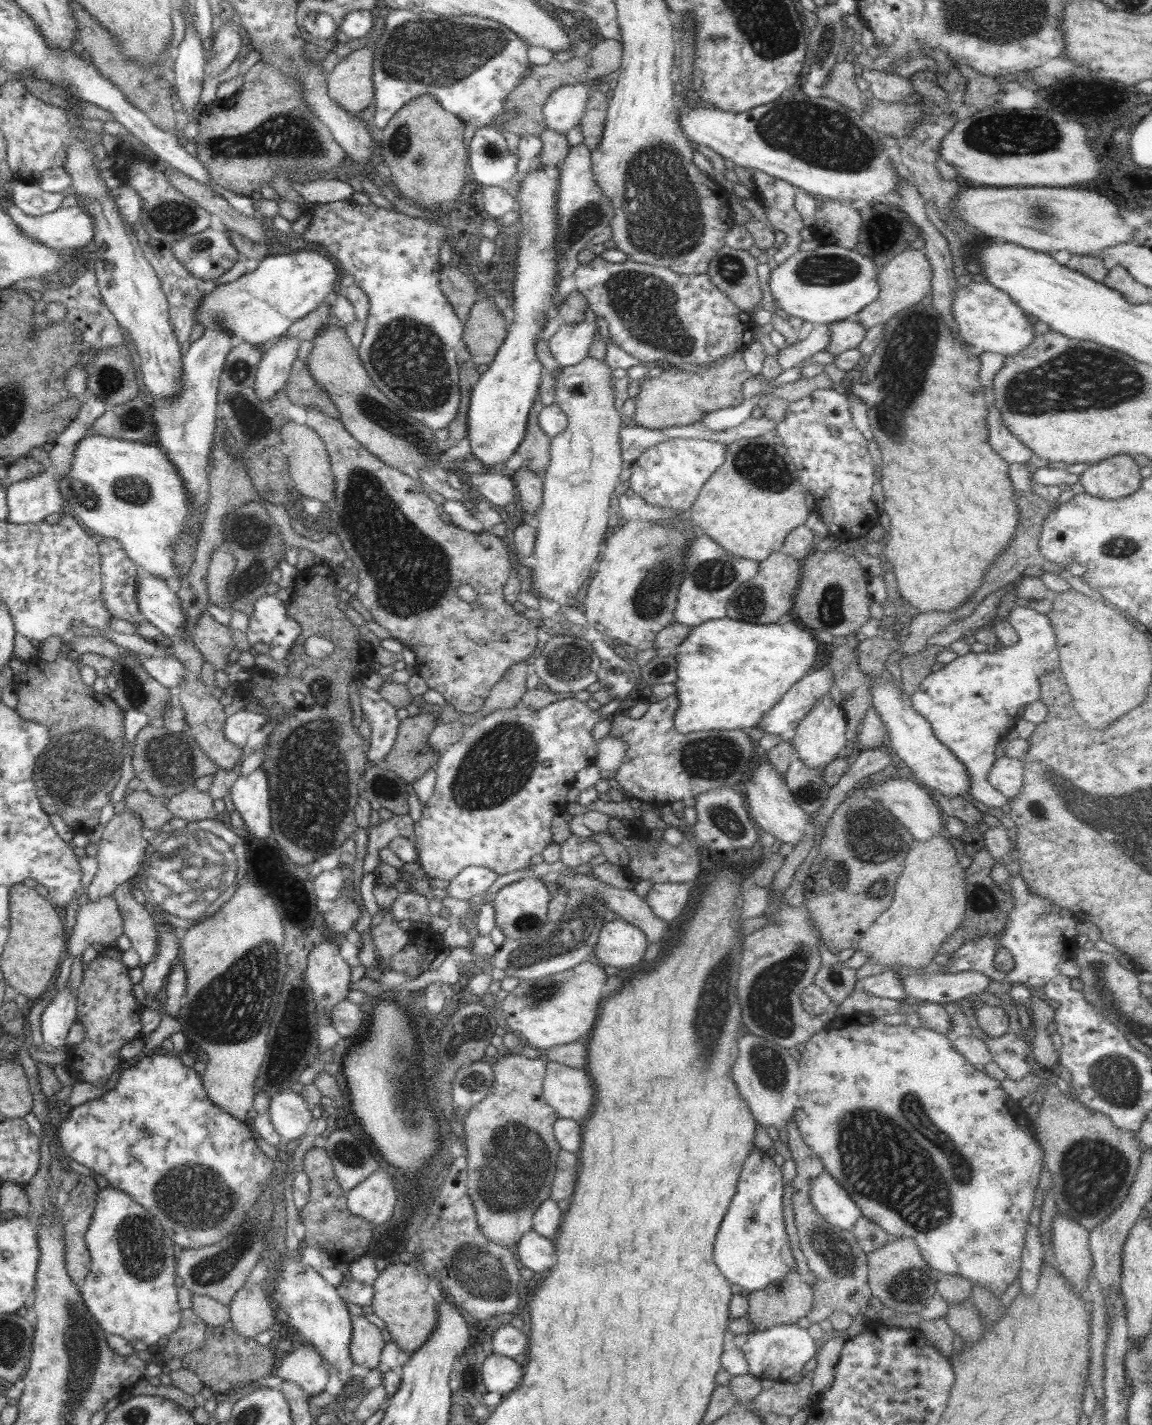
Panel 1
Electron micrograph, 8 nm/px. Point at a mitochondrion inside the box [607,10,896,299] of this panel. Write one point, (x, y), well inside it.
(664, 220)

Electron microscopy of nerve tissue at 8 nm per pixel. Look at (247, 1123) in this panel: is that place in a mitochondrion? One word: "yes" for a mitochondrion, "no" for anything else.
no

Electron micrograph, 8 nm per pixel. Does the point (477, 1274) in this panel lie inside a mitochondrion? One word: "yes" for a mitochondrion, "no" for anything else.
yes

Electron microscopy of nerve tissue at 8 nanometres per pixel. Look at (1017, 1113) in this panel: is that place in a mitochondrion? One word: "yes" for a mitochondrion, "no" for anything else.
no

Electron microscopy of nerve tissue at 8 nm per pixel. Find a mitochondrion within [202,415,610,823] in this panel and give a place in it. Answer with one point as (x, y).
(413, 571)

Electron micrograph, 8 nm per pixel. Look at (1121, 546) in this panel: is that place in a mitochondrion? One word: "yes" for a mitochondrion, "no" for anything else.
yes

